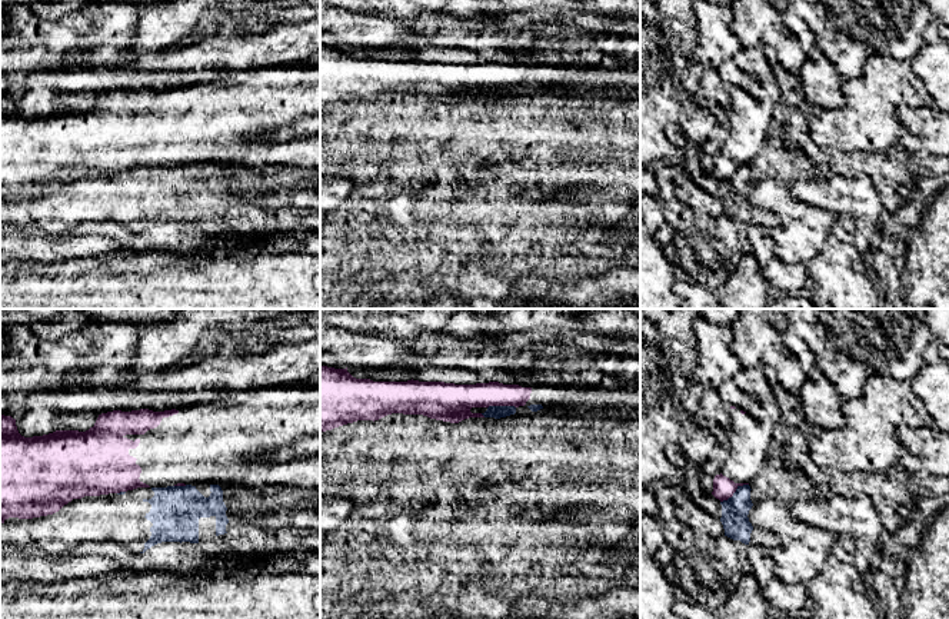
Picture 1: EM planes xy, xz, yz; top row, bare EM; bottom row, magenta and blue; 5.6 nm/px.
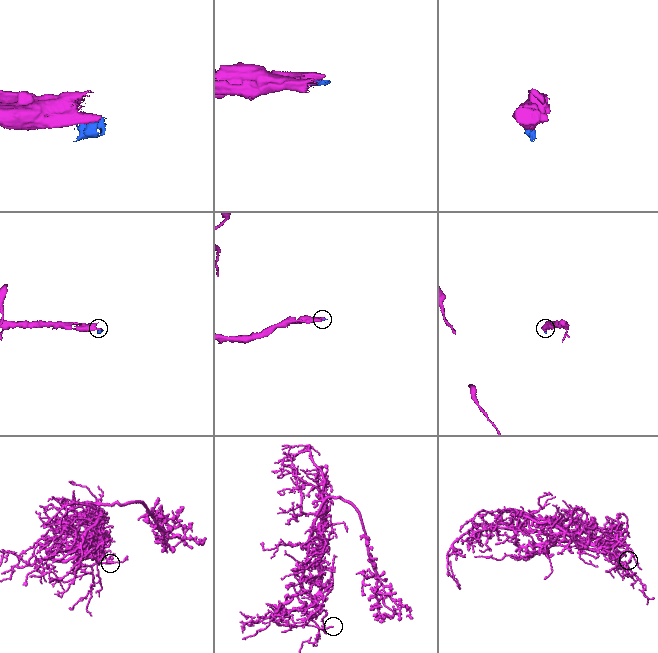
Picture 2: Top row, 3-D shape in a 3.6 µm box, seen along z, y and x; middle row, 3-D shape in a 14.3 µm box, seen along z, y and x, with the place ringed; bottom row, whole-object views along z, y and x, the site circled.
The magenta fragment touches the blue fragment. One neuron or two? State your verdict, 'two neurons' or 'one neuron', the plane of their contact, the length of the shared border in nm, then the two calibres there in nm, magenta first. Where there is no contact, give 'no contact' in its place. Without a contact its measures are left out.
two neurons; meets magenta in yz; contact 190 nm long; 120 nm thick on the magenta side, 150 nm on the other

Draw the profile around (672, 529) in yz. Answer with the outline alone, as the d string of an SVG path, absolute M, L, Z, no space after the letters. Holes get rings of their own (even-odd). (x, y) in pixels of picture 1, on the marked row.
M670 485L656 486L656 503L659 506L657 519L662 522L662 529L666 543L655 555L656 563L663 569L672 563L673 553L680 542L683 525L676 518L676 506L672 499Z

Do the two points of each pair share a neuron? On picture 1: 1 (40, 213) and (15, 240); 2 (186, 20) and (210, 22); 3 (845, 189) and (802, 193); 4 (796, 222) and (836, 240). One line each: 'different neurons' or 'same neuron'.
1: different neurons
2: different neurons
3: same neuron
4: different neurons

